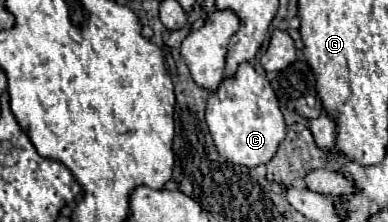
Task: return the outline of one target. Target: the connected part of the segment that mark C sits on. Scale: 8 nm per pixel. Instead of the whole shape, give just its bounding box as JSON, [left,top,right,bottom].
[207,63,285,167]

